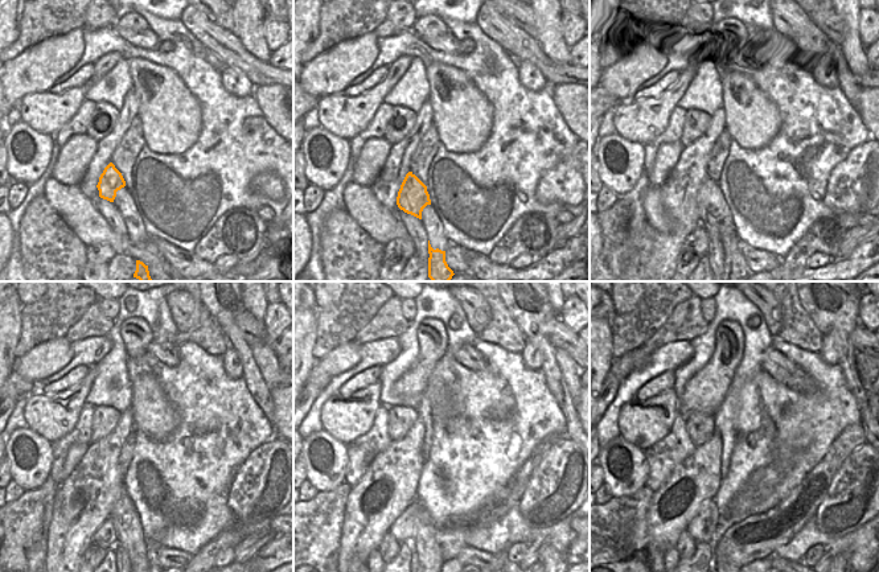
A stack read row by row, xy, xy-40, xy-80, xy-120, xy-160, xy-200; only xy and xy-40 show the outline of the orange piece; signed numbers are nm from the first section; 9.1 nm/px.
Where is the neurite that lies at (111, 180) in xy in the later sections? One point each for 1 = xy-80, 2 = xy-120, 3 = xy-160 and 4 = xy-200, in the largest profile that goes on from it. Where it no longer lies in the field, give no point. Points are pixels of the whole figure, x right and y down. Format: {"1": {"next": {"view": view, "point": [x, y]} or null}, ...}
{"1": {"next": {"view": "xy-80", "point": [713, 209]}}, "2": {"next": {"view": "xy-120", "point": [128, 529]}}, "3": {"next": {"view": "xy-160", "point": [424, 543]}}, "4": {"next": {"view": "xy-200", "point": [715, 540]}}}

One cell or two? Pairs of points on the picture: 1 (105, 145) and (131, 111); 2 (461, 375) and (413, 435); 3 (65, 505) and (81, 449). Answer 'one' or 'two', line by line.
1: one
2: two
3: two

